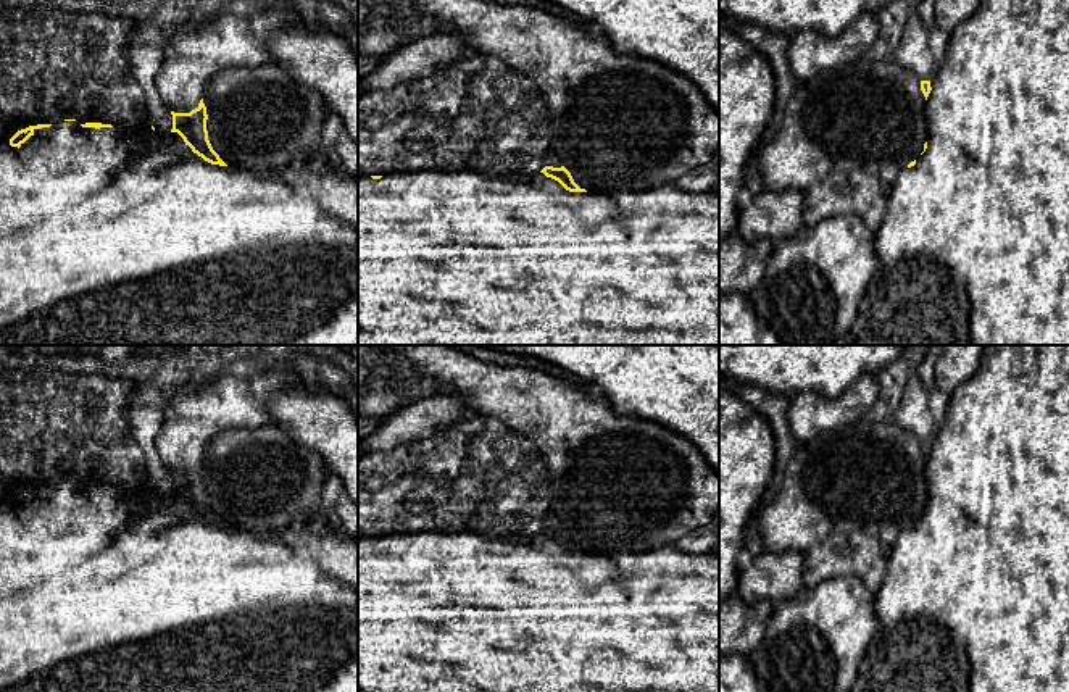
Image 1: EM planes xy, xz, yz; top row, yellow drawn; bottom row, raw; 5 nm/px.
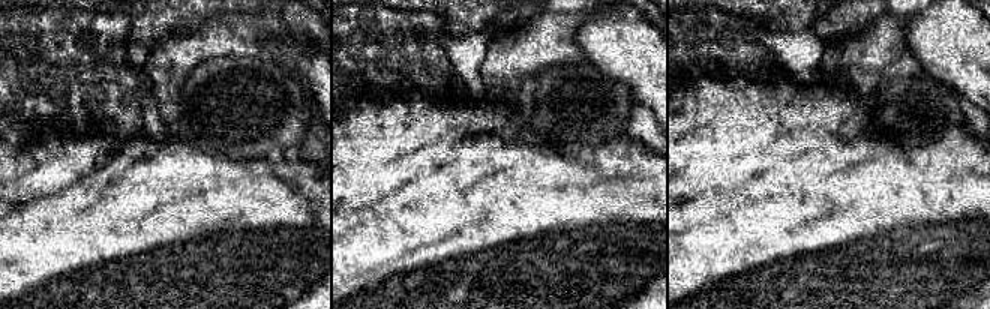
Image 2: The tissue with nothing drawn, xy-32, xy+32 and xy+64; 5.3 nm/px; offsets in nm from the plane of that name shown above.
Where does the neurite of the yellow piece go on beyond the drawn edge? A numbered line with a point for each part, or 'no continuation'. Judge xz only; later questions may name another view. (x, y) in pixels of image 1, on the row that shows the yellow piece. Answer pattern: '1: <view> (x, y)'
1: xz (444, 258)

